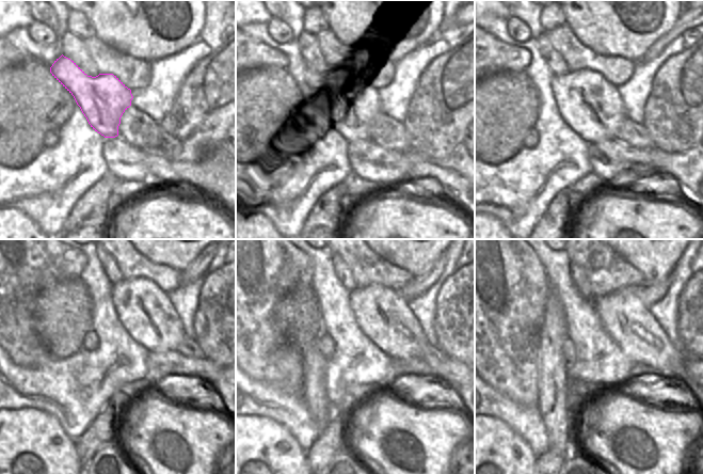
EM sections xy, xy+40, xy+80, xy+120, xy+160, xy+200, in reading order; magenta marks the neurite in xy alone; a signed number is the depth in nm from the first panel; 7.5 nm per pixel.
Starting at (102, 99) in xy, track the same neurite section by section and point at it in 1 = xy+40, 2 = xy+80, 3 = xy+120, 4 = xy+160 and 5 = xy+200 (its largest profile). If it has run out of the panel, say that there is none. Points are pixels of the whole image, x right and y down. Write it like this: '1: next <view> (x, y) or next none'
1: next xy+40 (346, 100)
2: next xy+80 (587, 100)
3: next xy+120 (147, 321)
4: next xy+160 (380, 313)
5: next xy+200 (626, 318)

